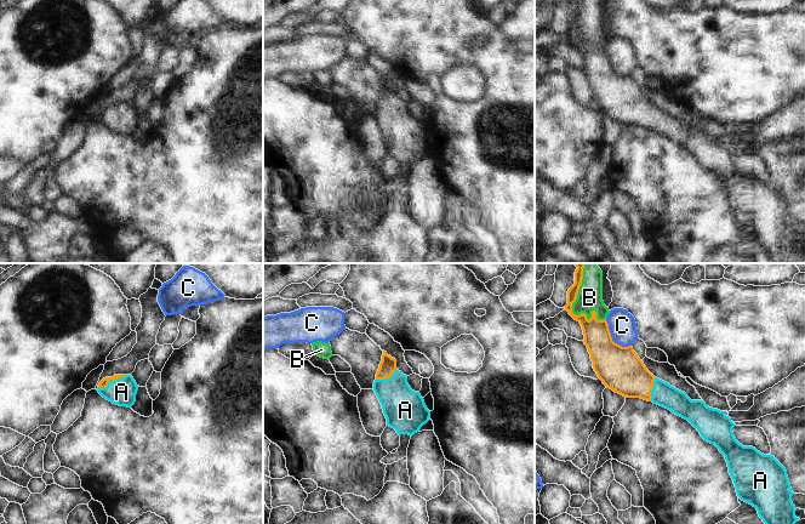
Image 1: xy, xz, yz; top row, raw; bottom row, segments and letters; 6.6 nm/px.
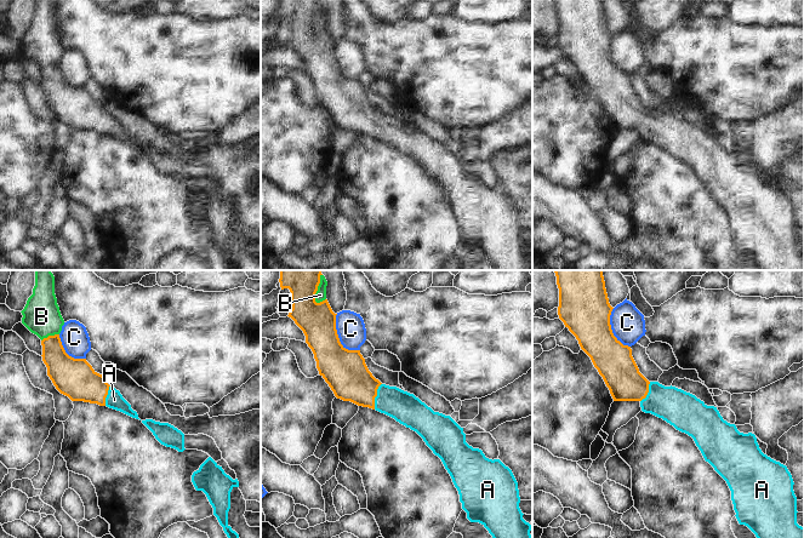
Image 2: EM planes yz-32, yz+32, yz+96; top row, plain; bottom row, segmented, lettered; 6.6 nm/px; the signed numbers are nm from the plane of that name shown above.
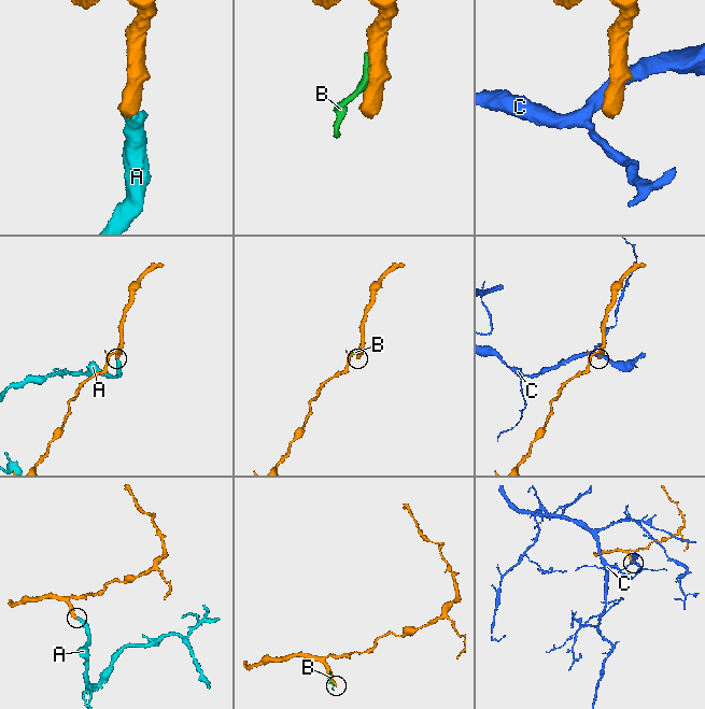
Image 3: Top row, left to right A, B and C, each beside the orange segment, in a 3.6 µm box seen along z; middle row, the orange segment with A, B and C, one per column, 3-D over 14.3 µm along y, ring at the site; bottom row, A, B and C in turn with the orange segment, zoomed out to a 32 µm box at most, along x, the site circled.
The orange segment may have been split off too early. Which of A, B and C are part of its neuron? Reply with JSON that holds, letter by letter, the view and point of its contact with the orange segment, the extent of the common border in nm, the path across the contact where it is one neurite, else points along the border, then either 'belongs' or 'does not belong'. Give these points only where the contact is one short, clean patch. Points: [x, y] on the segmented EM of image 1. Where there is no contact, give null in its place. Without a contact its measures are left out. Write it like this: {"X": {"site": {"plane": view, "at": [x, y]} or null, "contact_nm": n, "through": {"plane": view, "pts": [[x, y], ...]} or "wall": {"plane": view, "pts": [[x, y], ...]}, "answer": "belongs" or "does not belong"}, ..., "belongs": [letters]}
{"A": {"site": {"plane": "xy", "at": [112, 379]}, "contact_nm": 220, "through": {"plane": "xy", "pts": [[103, 383], [112, 379], [121, 392]]}, "answer": "belongs"}, "B": {"site": {"plane": "yz", "at": [571, 308]}, "contact_nm": 400, "answer": "does not belong"}, "C": {"site": {"plane": "yz", "at": [611, 339]}, "contact_nm": 260, "answer": "does not belong"}, "belongs": ["A"]}

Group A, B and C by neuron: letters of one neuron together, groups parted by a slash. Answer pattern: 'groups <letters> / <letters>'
groups A / B / C

